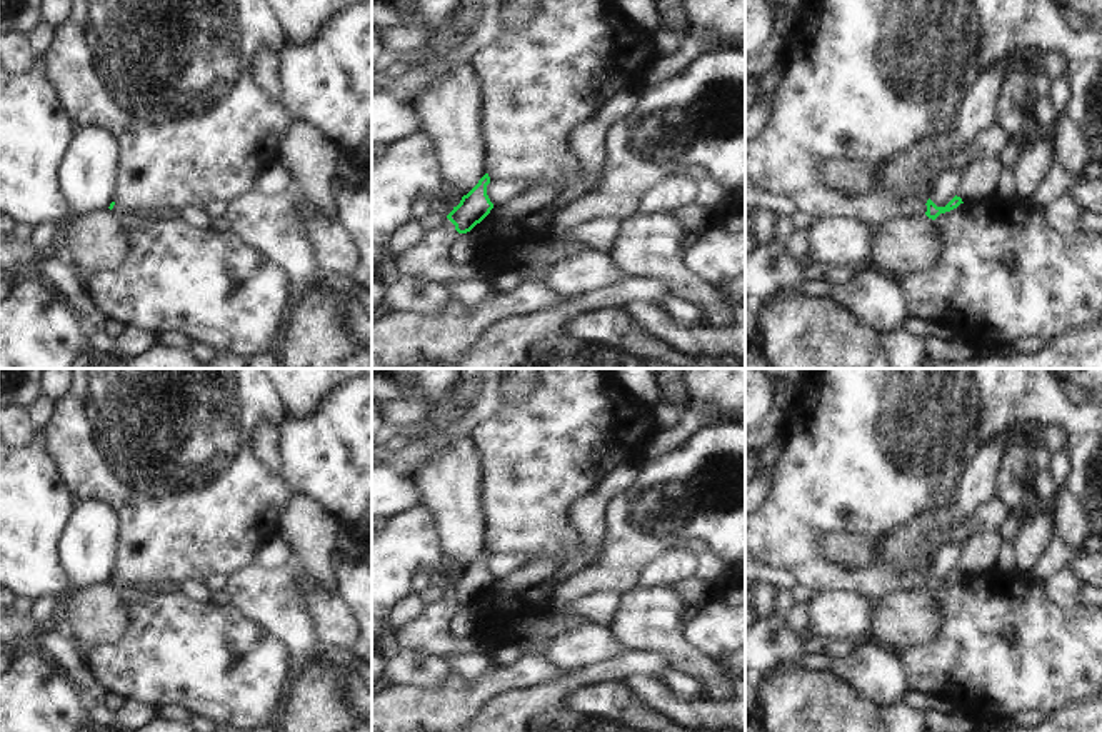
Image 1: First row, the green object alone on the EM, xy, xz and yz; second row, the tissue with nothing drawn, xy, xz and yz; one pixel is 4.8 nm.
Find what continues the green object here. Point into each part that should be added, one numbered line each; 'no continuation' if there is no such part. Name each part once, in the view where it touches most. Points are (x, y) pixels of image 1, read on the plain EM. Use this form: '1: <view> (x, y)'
no continuation

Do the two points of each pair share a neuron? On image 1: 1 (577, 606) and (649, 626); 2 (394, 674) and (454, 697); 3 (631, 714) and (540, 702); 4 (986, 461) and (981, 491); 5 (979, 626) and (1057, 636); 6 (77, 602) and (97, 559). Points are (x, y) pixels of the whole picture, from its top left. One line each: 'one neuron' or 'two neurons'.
1: two neurons
2: two neurons
3: two neurons
4: one neuron
5: one neuron
6: two neurons

